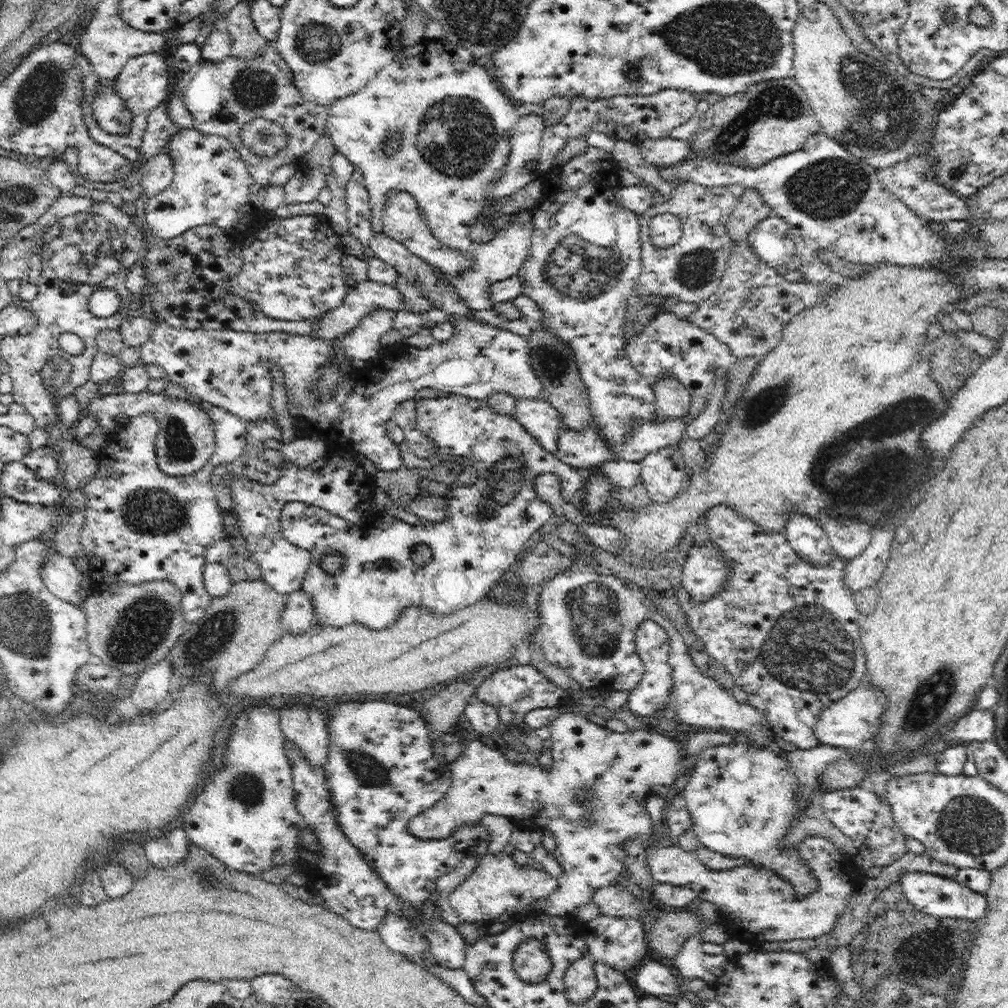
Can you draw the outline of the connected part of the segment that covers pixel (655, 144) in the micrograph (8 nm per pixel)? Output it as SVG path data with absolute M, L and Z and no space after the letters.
M669 136L659 139L644 139L640 144L642 157L658 169L682 162L690 154L691 149L692 142Z

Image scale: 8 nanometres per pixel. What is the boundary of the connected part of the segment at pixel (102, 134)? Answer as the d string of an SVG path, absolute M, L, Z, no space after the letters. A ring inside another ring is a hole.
M79 51L76 55L78 67L80 67L80 75L82 75L82 85L85 89L85 98L83 100L82 112L84 113L84 122L96 144L108 146L120 154L120 156L129 160L131 171L125 179L118 179L114 182L100 182L92 181L92 187L108 192L119 192L124 203L134 204L141 196L144 196L143 188L141 185L141 178L145 172L145 163L141 162L139 157L139 148L147 127L147 118L154 108L158 107L161 103L167 101L169 96L168 90L168 74L170 73L171 64L168 63L165 55L162 54L143 54L136 57L131 57L123 66L121 73L115 80L113 90L124 101L126 101L126 108L132 113L131 125L124 134L110 134L102 130L98 126L97 120L92 116L92 104L98 92L98 76L91 70L91 65Z

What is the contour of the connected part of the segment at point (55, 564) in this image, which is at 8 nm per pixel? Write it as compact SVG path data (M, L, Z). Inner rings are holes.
M50 547L48 558L41 571L41 578L55 597L82 607L85 598L80 592L80 584L82 581L89 581L89 578L76 569L70 557Z

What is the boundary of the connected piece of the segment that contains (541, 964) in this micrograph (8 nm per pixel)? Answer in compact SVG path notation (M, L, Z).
M536 939L520 944L513 957L513 967L517 976L527 984L538 984L552 972L552 963L546 953L546 945Z

